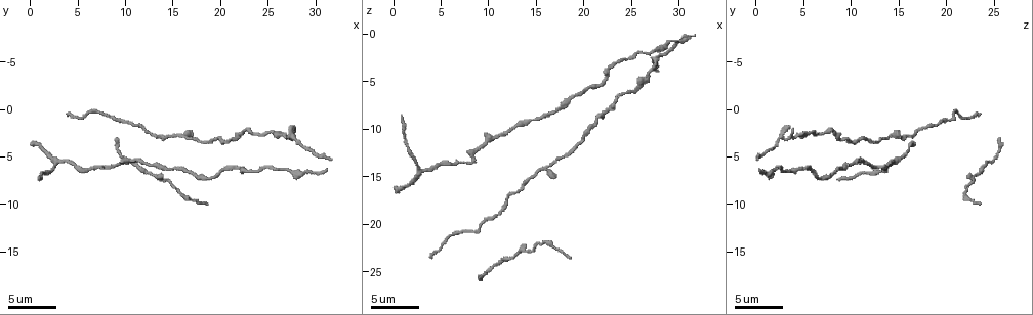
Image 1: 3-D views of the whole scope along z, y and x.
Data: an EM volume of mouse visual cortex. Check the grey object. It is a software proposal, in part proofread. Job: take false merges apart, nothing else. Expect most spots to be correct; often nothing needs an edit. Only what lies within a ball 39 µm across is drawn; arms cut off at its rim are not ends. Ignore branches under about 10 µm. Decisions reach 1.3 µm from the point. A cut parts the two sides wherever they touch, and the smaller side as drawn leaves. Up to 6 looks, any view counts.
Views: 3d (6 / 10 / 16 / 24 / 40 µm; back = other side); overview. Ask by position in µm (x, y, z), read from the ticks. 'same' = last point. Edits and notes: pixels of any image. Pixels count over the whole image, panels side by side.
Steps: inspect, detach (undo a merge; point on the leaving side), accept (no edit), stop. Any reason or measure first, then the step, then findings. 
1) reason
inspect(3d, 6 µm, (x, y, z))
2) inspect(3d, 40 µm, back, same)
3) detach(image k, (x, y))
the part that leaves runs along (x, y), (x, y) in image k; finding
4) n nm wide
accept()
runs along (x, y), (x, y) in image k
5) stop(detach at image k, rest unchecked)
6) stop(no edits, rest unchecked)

three-way junction
inspect(3d, 6 µm, (26.8, 2.8, 4.4))

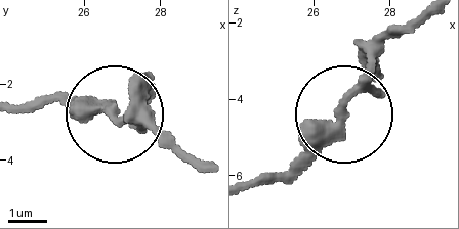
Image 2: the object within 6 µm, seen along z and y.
accept()
runs along (154, 125), (42, 105) in image 2; all the same neuron

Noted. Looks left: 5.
sudden change in width
inspect(3d, 16 µm, (19.0, 7.2, 6.4))

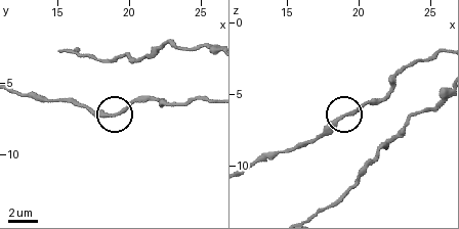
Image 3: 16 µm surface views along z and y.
270 nm wide
accept()
runs along (212, 99), (139, 99), (114, 113), (85, 107) in image 3; continuous, no second neuron

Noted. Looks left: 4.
small branch off a trunk
inspect(3d, 16 µm, (9.0, 6.0, 12.2))

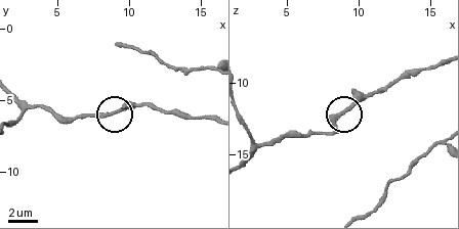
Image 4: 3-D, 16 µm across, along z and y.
inspect(3d, 6 µm, (9.0, 5.8, 12.0))

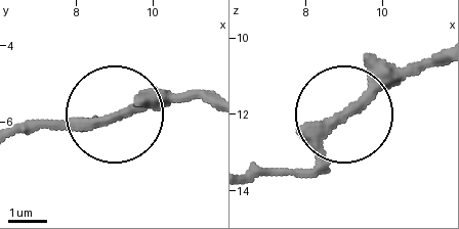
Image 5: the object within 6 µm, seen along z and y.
accept()
runs along (211, 98), (152, 98), (110, 118), (47, 127) in image 5; all the same neuron

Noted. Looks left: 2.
stop(no edits, rest unchecked)

